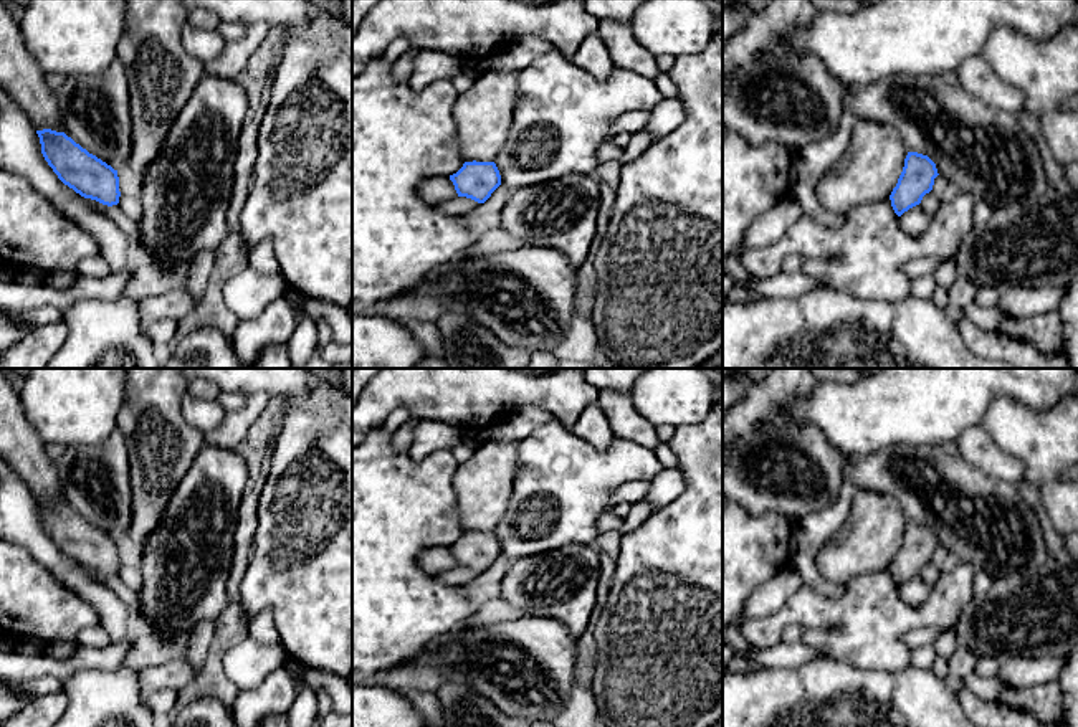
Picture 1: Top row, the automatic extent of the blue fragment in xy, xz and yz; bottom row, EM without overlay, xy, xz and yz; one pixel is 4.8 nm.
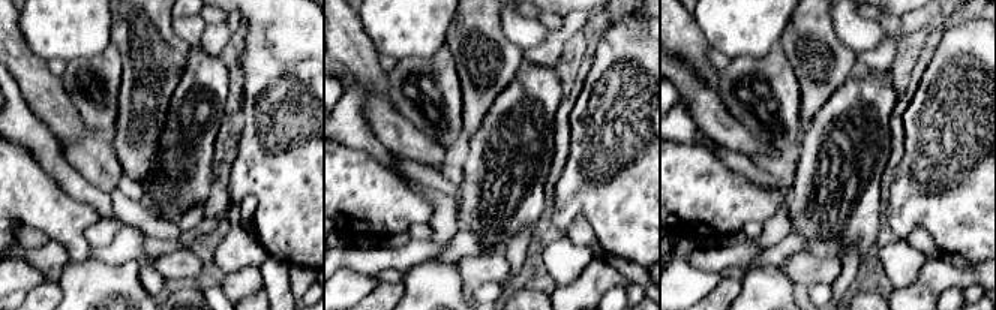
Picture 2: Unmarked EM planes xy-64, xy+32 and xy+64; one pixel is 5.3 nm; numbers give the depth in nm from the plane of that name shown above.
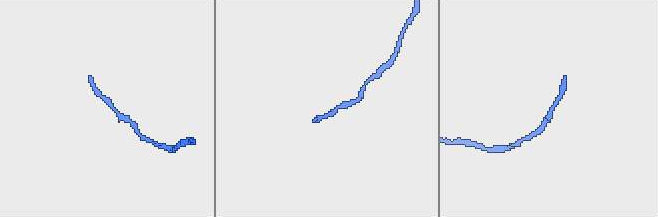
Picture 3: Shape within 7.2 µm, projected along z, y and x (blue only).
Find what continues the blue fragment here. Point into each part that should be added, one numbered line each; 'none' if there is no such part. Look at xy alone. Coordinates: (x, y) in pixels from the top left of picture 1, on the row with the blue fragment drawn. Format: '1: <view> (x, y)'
1: xy (20, 76)

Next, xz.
1: xz (483, 116)

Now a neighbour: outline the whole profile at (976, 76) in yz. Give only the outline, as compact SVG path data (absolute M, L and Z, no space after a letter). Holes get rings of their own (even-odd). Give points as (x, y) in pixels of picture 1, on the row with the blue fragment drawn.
M982 55L967 58L956 71L961 88L995 109L1018 114L1025 111L1025 96L1002 81Z

